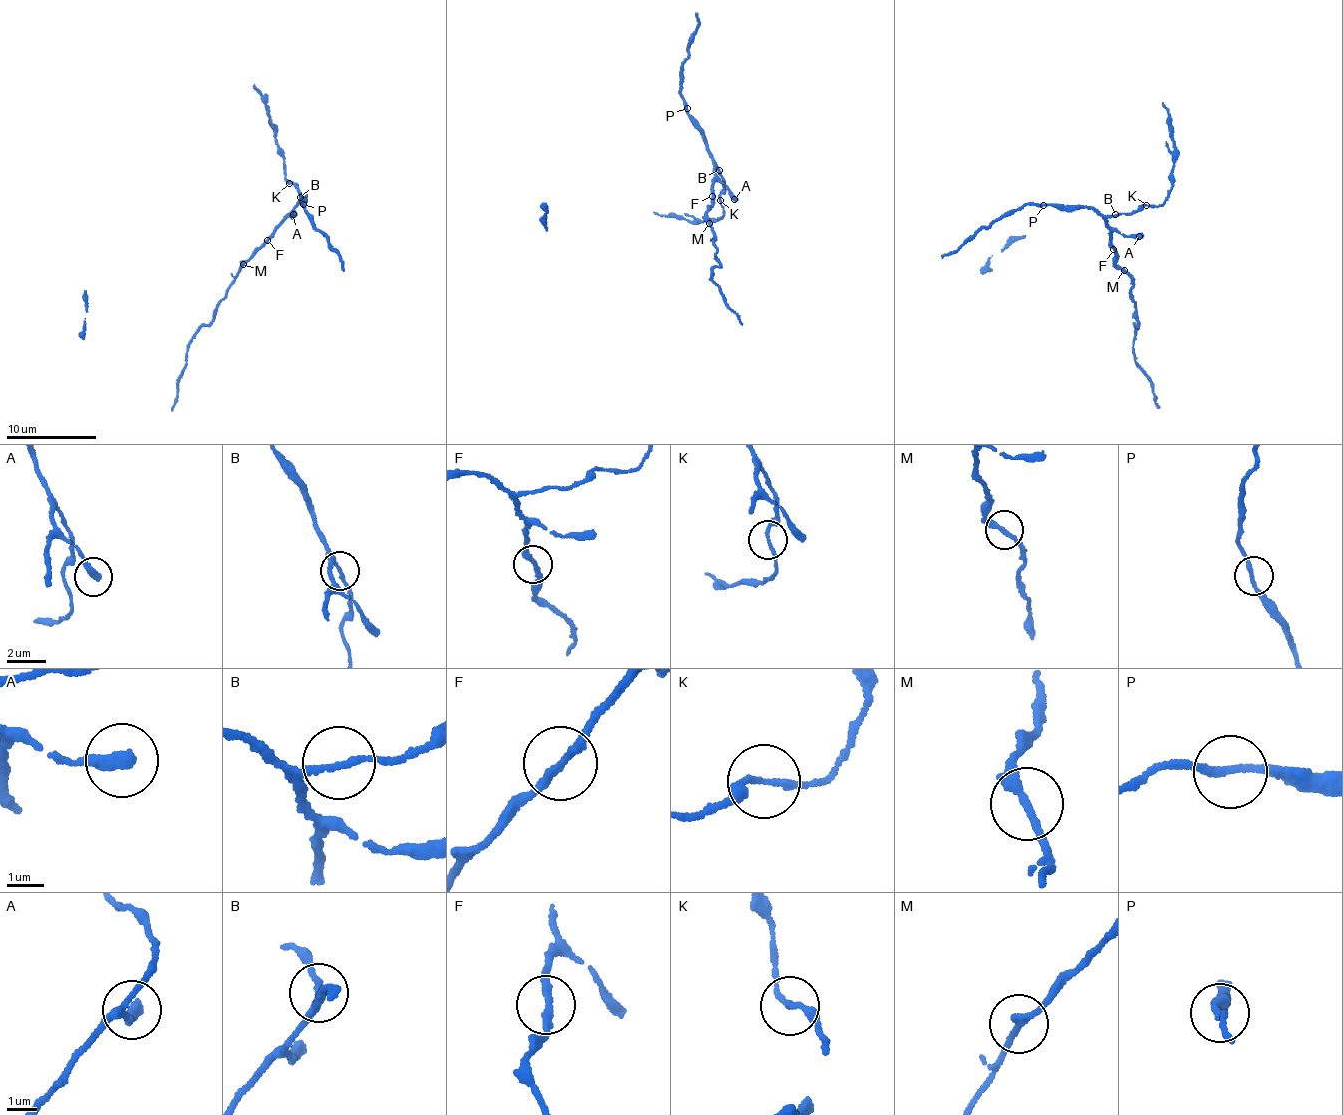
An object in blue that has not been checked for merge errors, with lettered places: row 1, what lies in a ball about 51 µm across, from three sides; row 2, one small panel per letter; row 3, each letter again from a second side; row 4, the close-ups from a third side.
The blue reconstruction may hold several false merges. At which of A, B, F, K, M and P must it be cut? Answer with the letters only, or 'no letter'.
K, M

